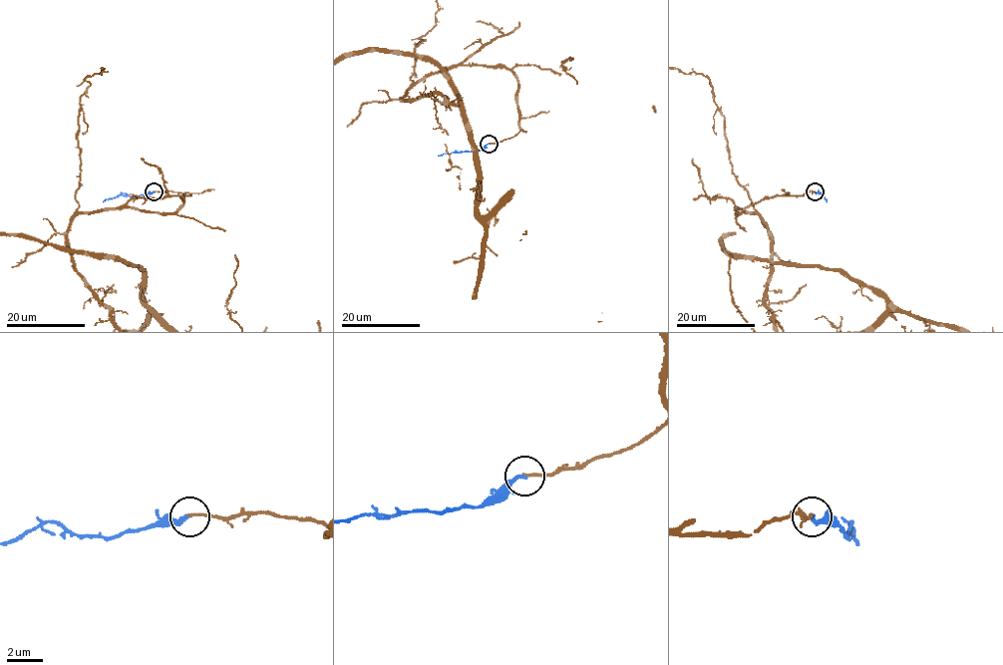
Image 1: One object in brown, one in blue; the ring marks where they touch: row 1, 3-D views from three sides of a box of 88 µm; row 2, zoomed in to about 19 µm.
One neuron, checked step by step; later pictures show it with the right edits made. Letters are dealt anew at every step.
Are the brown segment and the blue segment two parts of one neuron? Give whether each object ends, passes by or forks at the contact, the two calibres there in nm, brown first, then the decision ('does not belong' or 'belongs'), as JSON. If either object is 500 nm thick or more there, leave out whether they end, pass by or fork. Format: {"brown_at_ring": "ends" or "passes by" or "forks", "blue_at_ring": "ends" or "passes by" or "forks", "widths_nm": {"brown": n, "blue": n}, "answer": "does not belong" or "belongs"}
{"brown_at_ring": "ends", "blue_at_ring": "ends", "widths_nm": {"brown": 150, "blue": 220}, "answer": "does not belong"}

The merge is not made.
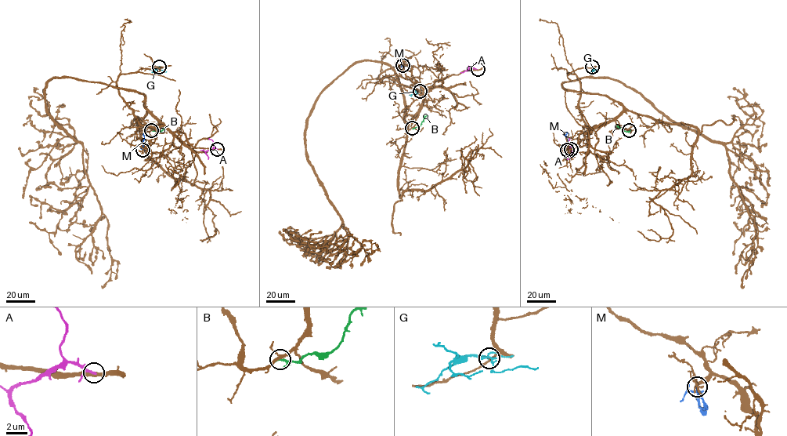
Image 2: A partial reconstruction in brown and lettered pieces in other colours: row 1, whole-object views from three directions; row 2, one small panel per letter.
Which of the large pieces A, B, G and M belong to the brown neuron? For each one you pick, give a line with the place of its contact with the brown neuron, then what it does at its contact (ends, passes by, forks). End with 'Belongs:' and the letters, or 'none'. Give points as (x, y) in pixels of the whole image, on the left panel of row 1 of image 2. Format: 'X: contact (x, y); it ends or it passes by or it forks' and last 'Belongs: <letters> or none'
M: contact (142, 150); it passes by
Belongs: M

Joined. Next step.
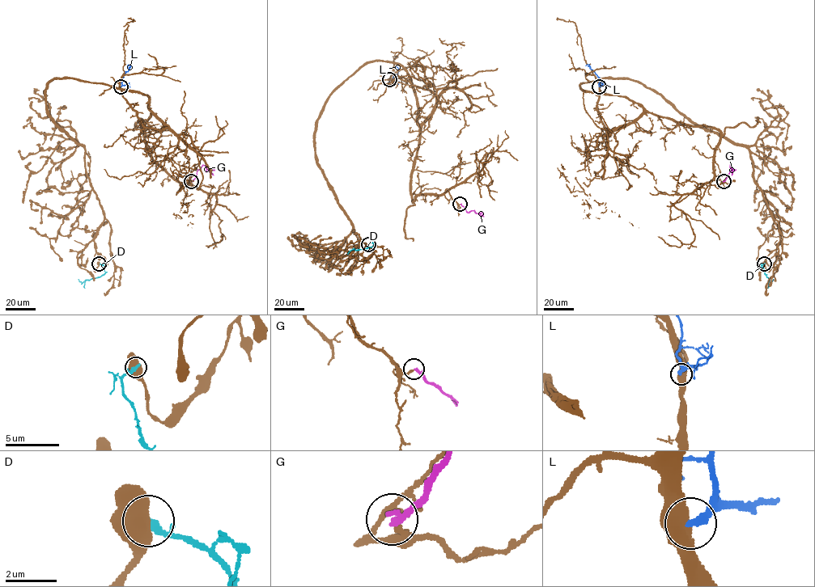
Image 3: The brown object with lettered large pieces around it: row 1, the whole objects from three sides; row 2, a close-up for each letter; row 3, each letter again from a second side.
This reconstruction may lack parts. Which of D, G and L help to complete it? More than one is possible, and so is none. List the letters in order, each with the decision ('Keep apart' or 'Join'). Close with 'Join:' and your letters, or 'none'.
D: Keep apart
G: Keep apart
L: Keep apart
Join: none

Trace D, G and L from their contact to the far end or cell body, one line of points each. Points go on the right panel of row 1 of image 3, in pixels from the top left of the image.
D: (764, 263), (762, 267), (770, 283), (773, 279)
G: (723, 181), (732, 169), (730, 165), (732, 170), (732, 175)
L: (599, 86), (596, 74), (587, 65), (585, 65)

